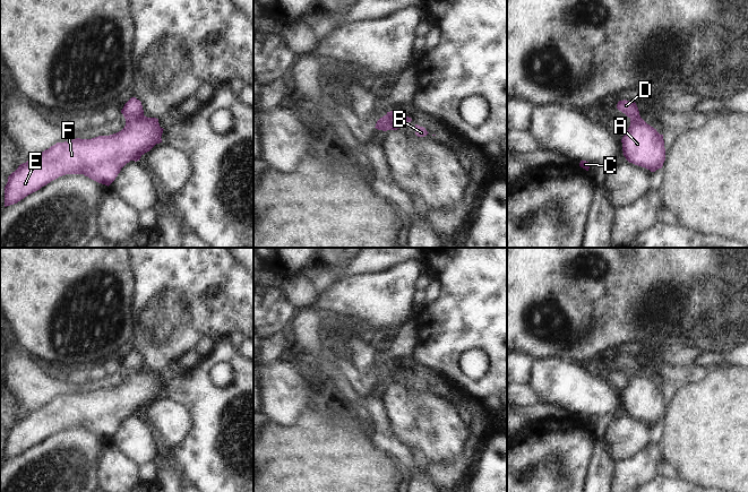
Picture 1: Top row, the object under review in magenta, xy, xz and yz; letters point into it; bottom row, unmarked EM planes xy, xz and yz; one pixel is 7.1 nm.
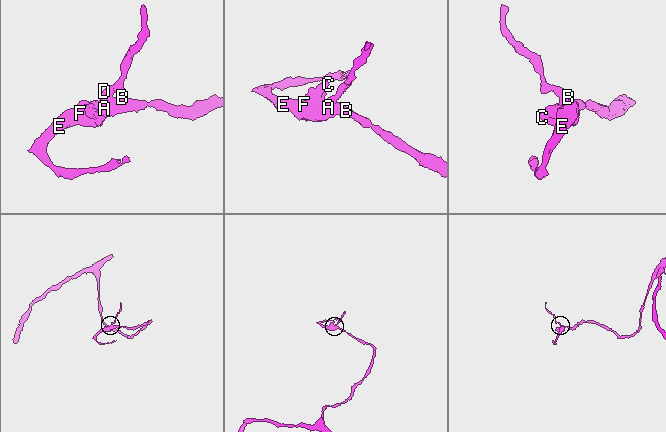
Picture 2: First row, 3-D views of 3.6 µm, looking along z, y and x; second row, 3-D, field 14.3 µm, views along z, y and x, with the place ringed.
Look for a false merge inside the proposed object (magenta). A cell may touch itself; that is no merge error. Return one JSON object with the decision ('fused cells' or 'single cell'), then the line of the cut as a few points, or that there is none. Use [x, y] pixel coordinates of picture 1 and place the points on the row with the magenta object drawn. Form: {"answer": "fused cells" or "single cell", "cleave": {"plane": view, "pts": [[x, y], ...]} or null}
{"answer": "fused cells", "cleave": {"plane": "xy", "pts": [[143, 114], [126, 119]]}}

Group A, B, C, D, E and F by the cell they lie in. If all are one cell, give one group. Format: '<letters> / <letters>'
A B C E F / D

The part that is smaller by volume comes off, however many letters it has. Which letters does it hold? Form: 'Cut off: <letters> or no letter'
Cut off: D

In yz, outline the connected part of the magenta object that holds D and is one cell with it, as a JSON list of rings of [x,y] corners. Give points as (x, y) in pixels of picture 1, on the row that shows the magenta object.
[[[619,101],[617,104],[617,109],[625,113],[630,119],[639,119],[639,111],[635,102],[630,101]]]

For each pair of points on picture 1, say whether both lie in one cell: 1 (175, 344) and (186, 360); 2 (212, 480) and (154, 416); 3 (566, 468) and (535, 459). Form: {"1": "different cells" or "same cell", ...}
{"1": "different cells", "2": "different cells", "3": "same cell"}

